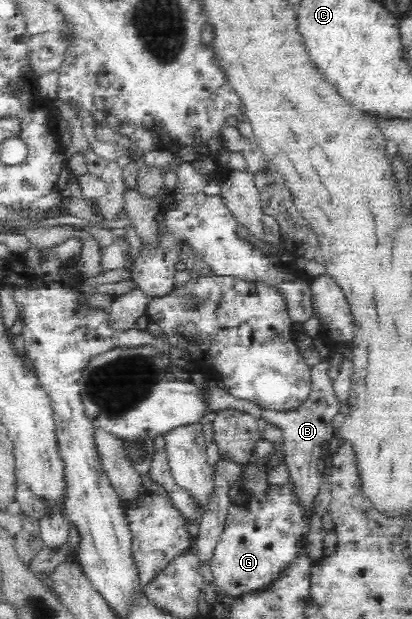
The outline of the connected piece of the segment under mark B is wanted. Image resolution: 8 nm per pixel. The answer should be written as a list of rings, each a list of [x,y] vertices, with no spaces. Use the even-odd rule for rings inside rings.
[[[320,361],[311,369],[311,392],[309,398],[302,402],[298,408],[290,411],[272,411],[260,408],[252,401],[240,401],[232,397],[226,390],[222,390],[218,384],[200,383],[207,394],[206,408],[208,412],[216,413],[218,410],[234,408],[238,411],[253,415],[256,419],[264,418],[269,425],[280,428],[283,433],[282,453],[284,462],[289,470],[290,480],[296,482],[296,492],[299,492],[300,503],[310,506],[315,502],[321,486],[321,477],[318,470],[318,461],[325,457],[328,442],[337,434],[332,425],[332,420],[344,409],[338,401],[333,390],[333,381],[328,377],[328,370],[332,367],[330,362]]]

